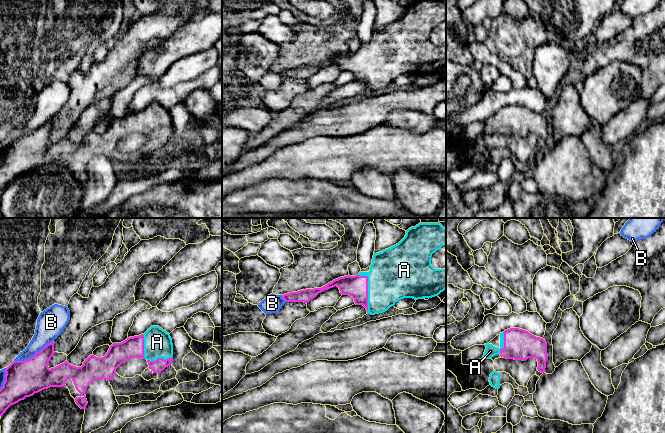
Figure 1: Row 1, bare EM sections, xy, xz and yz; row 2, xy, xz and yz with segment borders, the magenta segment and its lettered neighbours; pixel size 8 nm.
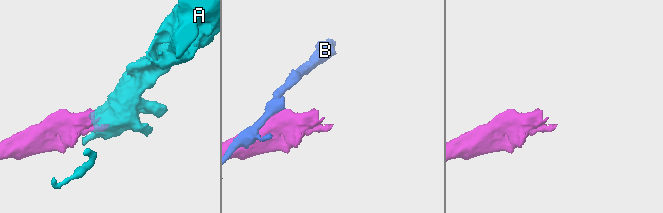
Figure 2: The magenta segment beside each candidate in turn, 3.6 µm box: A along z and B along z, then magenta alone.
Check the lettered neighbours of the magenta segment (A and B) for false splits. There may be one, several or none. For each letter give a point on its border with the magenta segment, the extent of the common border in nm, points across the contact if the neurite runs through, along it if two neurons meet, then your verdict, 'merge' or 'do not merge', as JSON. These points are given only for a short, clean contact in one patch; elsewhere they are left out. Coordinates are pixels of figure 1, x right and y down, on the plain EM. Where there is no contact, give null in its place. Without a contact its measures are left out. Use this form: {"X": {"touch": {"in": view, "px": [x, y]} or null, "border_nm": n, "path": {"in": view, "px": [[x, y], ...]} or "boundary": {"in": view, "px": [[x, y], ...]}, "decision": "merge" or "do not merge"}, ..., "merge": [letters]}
{"A": {"touch": {"in": "xz", "px": [367, 66]}, "border_nm": 320, "decision": "do not merge"}, "B": {"touch": {"in": "xy", "px": [34, 131]}, "border_nm": 360, "decision": "do not merge"}, "merge": []}

